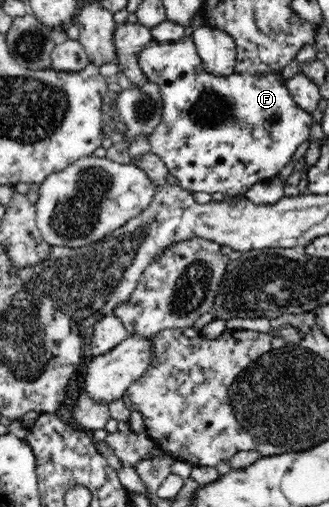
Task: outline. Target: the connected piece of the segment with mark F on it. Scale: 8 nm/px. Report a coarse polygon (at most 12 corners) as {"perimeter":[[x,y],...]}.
{"perimeter":[[191,37],[136,60],[150,152],[182,189],[245,195],[310,137],[281,74],[215,77]]}

